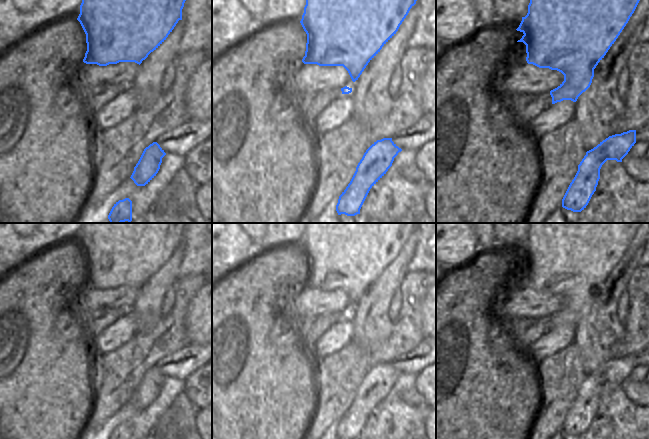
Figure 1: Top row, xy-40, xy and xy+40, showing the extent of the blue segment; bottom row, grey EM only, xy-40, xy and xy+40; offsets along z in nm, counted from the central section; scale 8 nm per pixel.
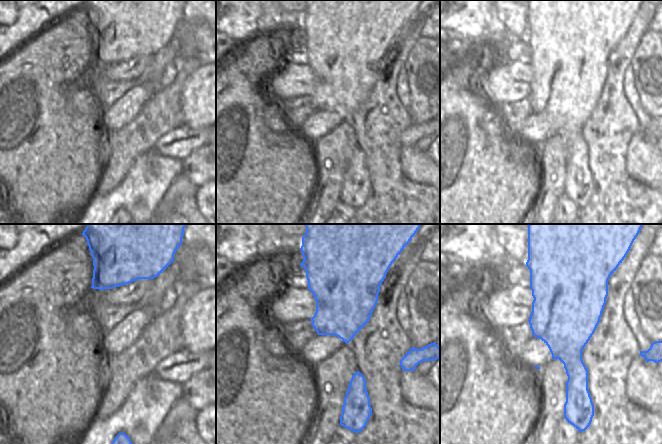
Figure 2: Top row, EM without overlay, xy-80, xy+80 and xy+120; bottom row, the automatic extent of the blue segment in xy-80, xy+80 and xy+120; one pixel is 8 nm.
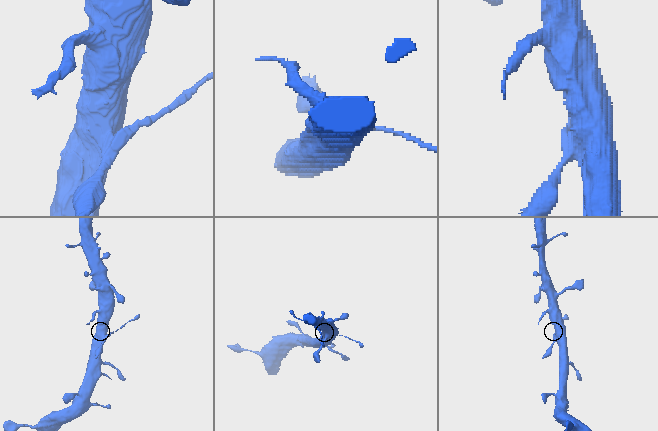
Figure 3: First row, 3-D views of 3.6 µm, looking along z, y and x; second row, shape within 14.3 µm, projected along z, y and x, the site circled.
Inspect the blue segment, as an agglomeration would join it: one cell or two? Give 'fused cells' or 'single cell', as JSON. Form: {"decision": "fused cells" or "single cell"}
{"decision": "fused cells"}

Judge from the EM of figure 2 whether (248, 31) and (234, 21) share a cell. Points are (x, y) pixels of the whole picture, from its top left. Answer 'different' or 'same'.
same

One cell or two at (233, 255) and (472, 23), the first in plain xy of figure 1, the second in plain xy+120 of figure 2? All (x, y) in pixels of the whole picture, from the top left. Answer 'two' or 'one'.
one

